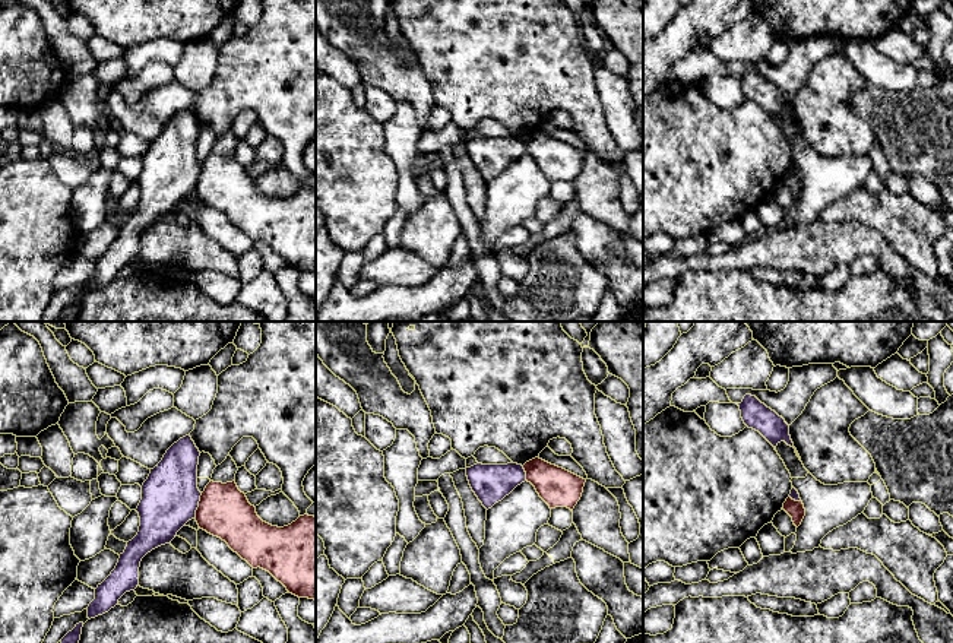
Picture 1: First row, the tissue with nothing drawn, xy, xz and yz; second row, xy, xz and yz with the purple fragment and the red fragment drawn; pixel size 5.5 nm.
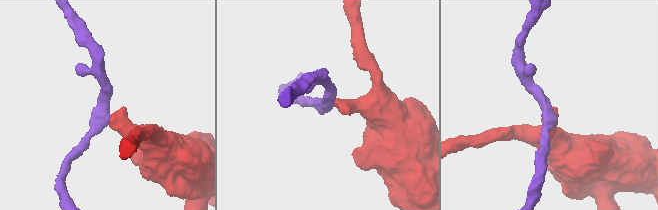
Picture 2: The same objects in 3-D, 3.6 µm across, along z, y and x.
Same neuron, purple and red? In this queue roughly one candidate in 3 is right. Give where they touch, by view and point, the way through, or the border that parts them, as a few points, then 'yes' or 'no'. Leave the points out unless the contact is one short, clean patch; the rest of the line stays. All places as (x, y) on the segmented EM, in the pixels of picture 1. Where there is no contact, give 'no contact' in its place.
meets purple in xy at (198, 506); border along xy (202, 493), (193, 518); no

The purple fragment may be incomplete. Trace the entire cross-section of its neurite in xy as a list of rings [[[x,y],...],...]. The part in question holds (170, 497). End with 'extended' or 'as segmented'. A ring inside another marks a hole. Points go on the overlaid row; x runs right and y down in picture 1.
[[[189,434],[174,443],[151,469],[136,509],[140,517],[139,532],[127,542],[111,574],[95,589],[95,599],[88,606],[89,620],[108,612],[126,592],[134,590],[142,558],[170,544],[196,517],[202,495],[197,488],[199,456],[200,452]]]; as segmented

